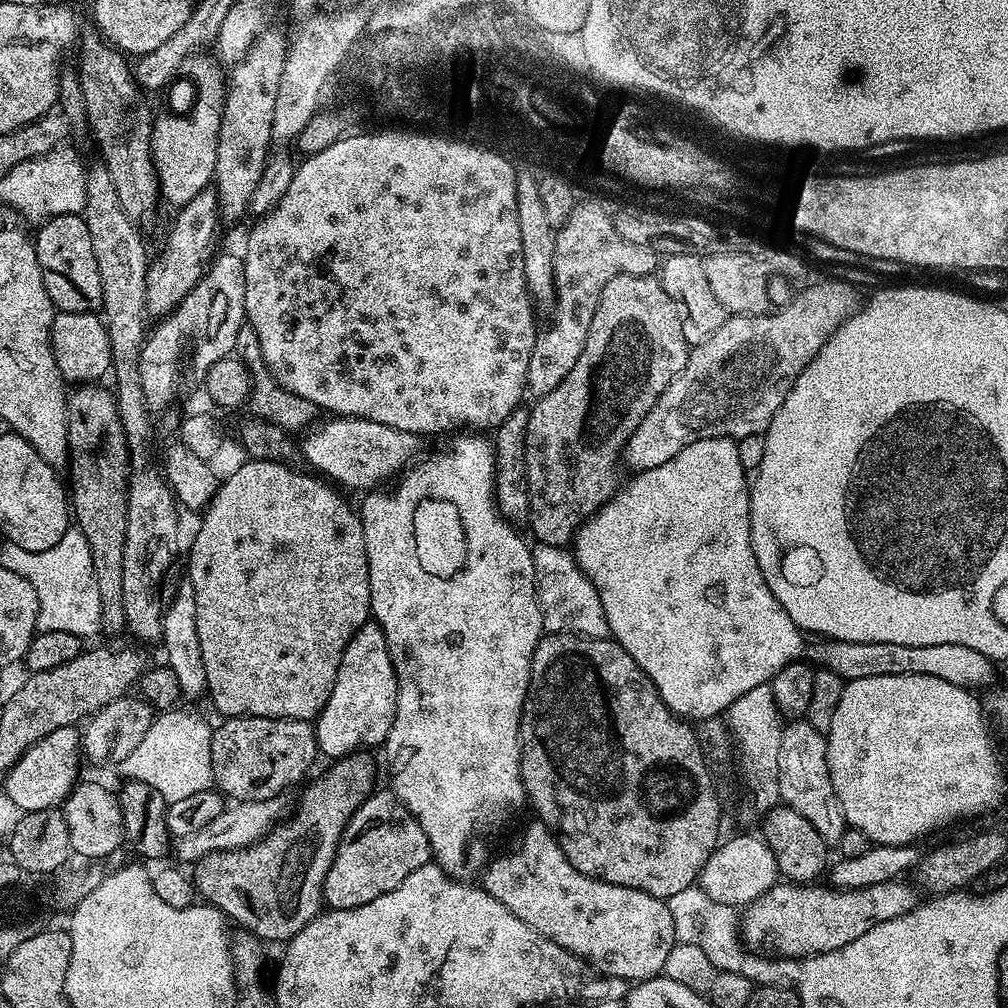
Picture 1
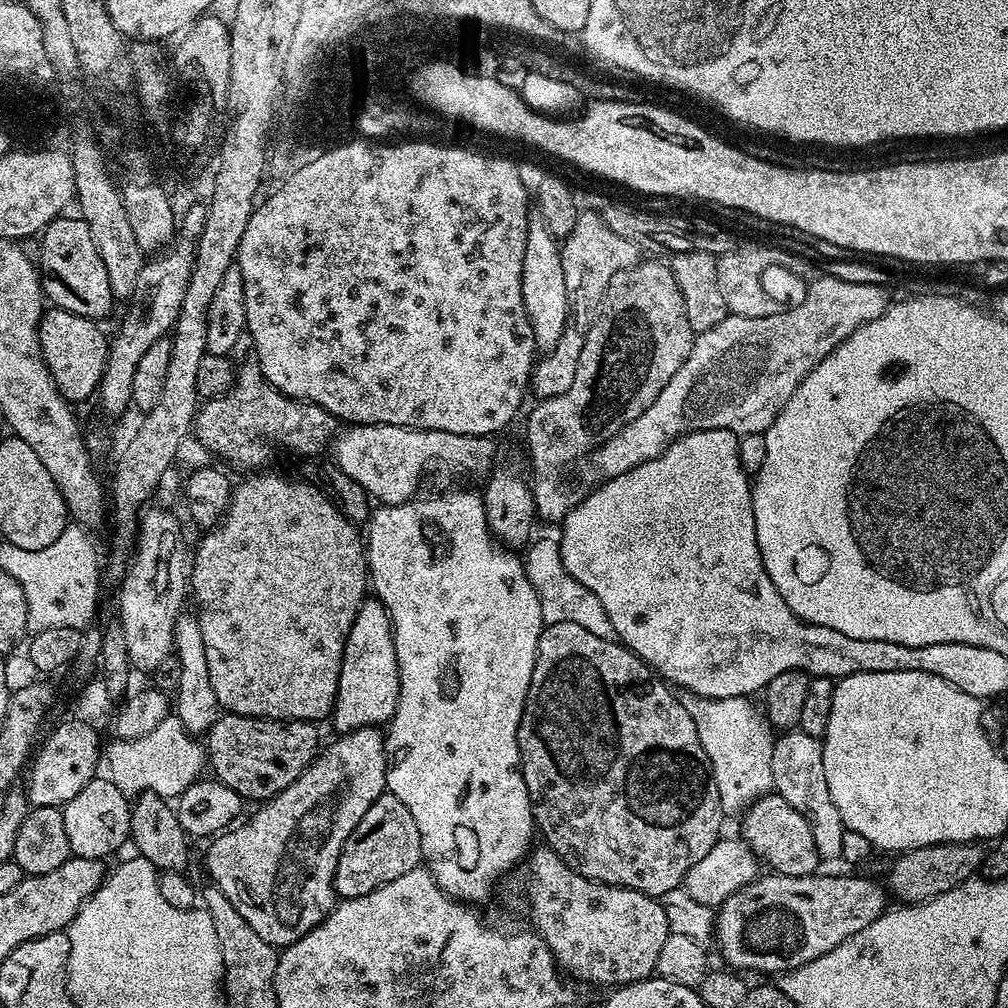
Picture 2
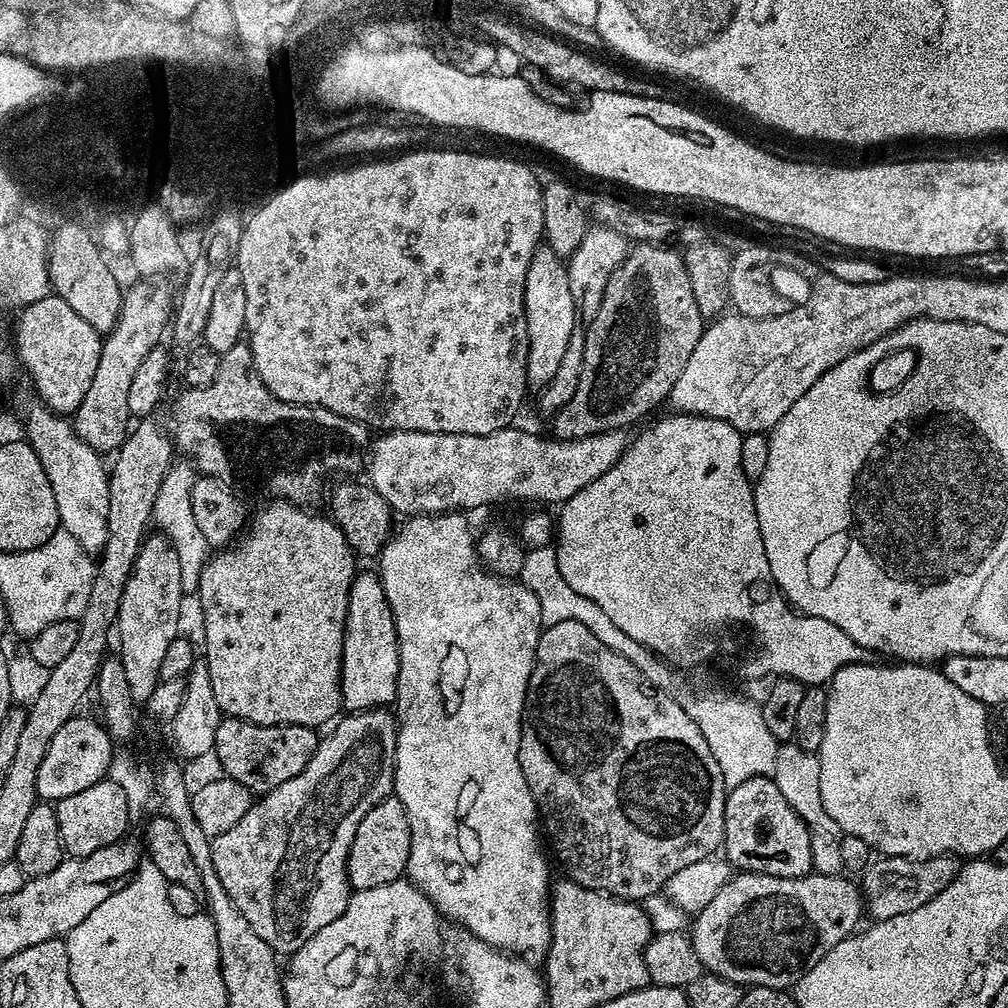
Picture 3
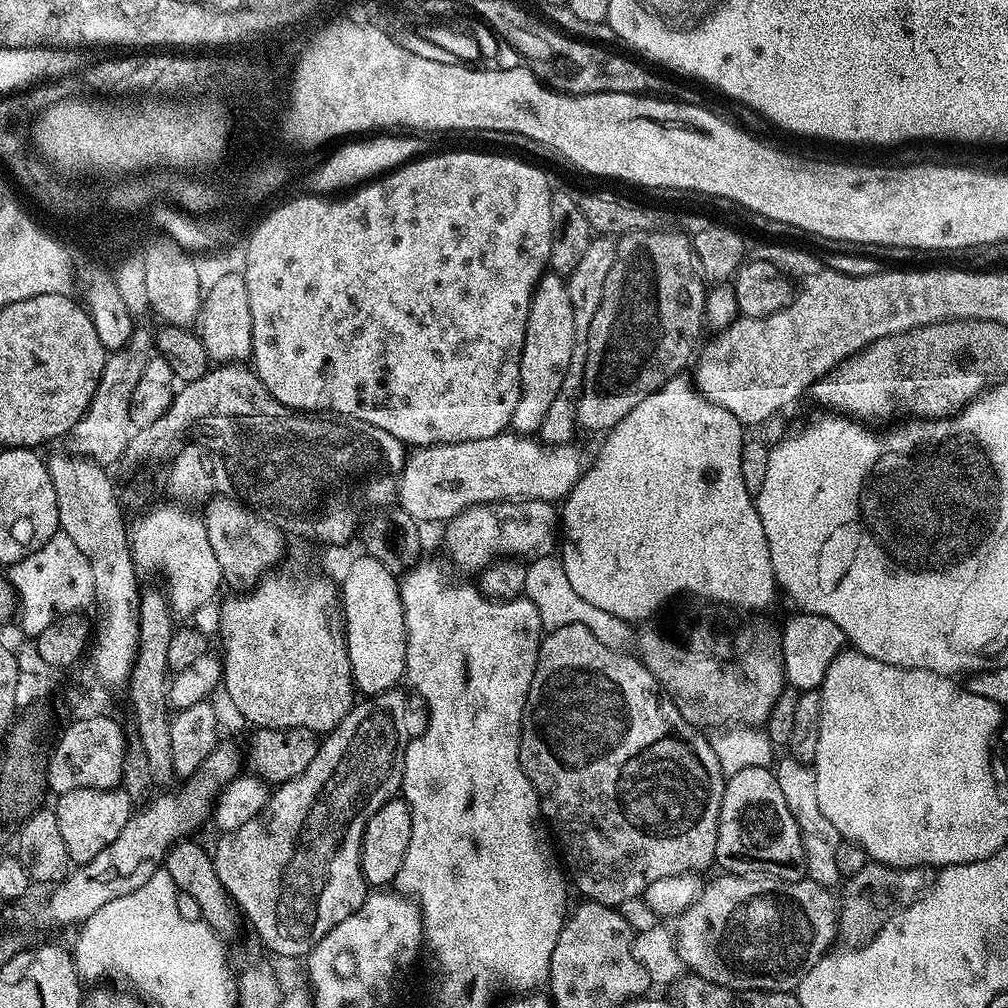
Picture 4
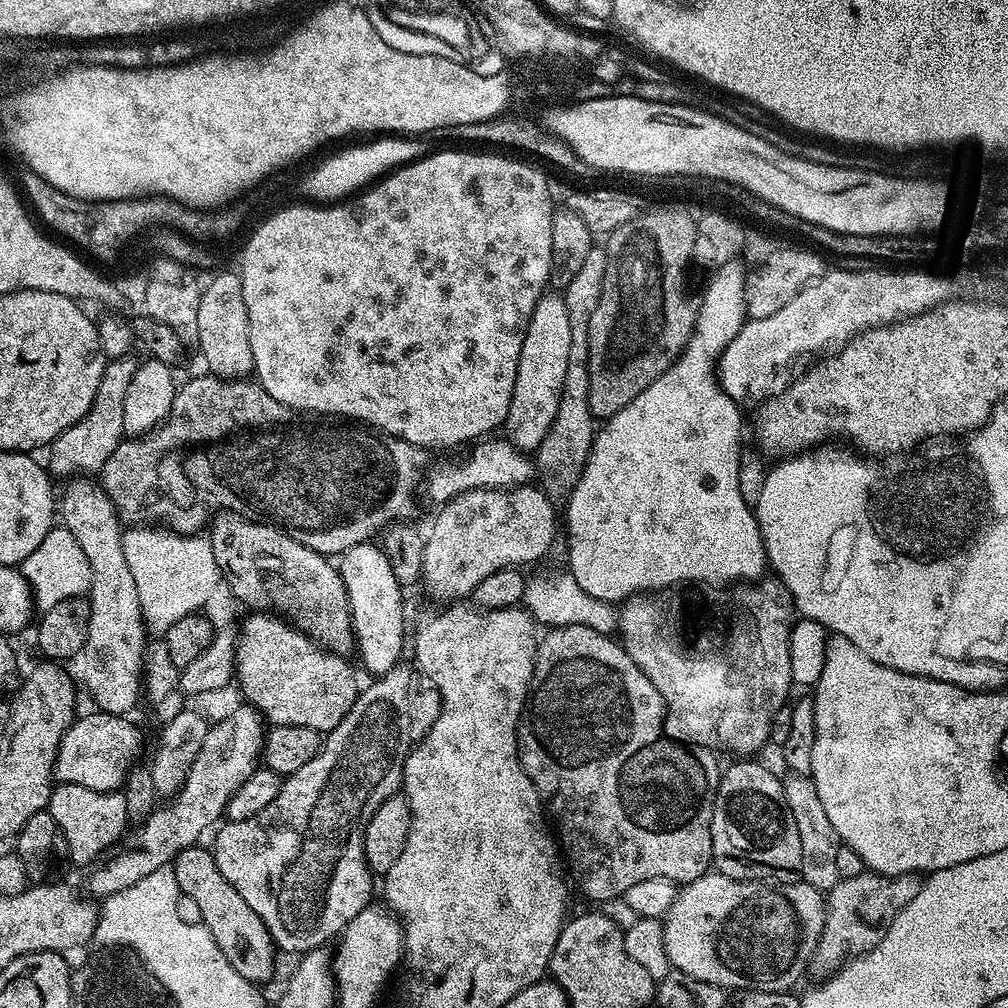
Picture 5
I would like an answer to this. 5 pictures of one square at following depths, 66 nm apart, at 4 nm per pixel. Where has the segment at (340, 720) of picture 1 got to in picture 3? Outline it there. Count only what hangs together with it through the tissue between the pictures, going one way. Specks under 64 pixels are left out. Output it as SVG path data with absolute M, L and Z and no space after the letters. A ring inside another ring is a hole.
M361 571L352 582L346 626L344 627L344 657L340 671L340 695L349 713L368 708L383 708L396 698L400 643L396 641L396 623L379 575Z

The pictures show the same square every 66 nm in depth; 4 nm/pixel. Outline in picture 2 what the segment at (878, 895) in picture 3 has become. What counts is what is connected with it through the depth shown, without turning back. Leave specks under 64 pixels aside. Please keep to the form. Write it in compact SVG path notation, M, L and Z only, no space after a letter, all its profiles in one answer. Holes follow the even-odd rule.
M983 843L970 844L935 844L925 848L916 848L895 857L892 869L888 872L886 888L889 893L897 896L901 905L920 904L923 900L933 900L946 890L959 884L965 884L979 873L984 862L986 848Z

